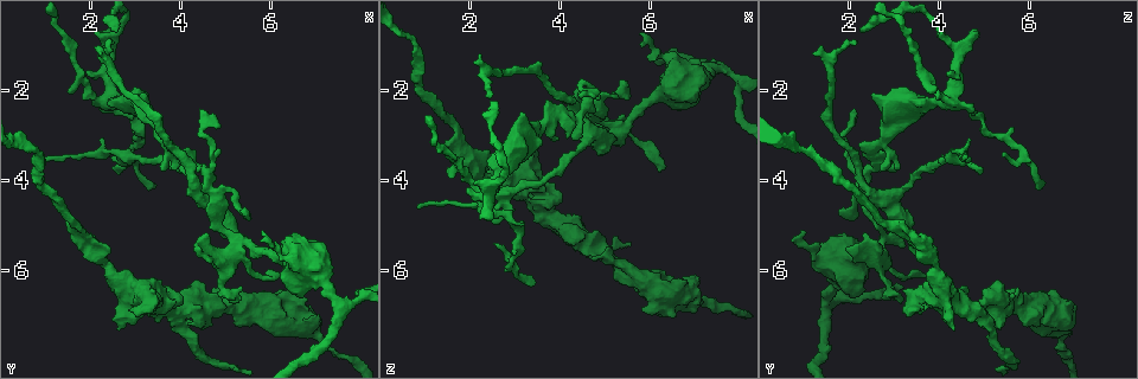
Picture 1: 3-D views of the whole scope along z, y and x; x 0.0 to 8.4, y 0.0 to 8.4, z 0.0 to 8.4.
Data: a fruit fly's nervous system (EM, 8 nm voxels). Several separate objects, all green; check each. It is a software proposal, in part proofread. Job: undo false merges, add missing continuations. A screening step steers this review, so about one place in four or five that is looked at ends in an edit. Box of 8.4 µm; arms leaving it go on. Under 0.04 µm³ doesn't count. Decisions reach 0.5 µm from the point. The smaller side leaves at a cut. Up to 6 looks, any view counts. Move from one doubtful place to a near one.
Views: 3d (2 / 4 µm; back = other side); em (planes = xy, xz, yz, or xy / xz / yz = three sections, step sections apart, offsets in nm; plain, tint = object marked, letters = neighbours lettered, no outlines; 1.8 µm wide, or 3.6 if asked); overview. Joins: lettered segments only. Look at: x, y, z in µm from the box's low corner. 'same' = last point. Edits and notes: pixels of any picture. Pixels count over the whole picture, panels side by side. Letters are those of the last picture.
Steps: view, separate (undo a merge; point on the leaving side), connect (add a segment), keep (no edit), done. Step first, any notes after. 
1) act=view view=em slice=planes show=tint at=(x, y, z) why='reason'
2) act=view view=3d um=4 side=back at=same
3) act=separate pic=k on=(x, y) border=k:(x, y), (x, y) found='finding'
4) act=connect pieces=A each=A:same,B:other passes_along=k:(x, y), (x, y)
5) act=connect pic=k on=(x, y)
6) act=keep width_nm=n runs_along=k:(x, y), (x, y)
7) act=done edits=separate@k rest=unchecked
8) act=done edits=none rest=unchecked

act=view view=3d um=4 at=(1.75, 5.00, 3.15) why='sudden change in width'

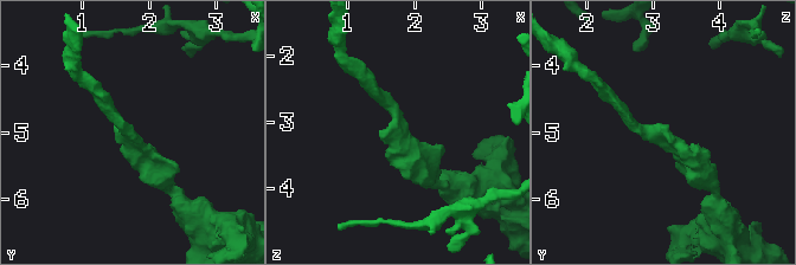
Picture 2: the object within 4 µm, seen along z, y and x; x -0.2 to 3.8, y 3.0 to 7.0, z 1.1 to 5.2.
act=view view=em slice=xz step=4 show=letters at=(1.80, 5.05, 3.15) arm_widths_nm=170,360 why='need the tissue'

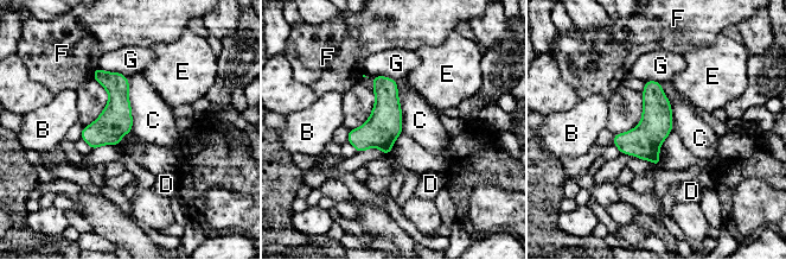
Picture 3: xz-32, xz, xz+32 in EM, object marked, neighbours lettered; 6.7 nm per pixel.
act=keep each=B:other,C:other,D:other,E:other,F:other,G:other border=3:(127, 77), (132, 132) found='one neuron here'

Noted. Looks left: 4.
act=view view=3d um=2 side=back at=(2.55, 3.90, 4.90) why='branch stops here'

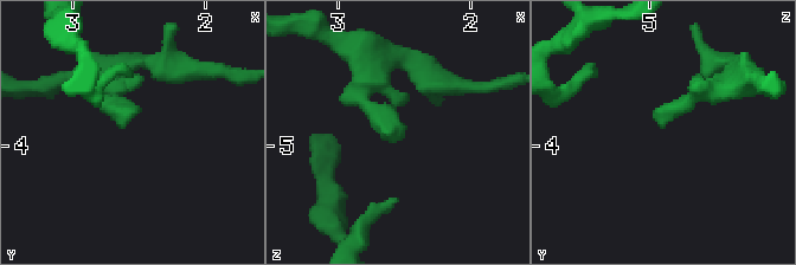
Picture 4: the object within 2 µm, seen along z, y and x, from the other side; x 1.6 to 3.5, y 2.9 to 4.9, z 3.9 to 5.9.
act=view view=em um=3.6 slice=planes show=letters at=(2.62, 3.88, 4.94)

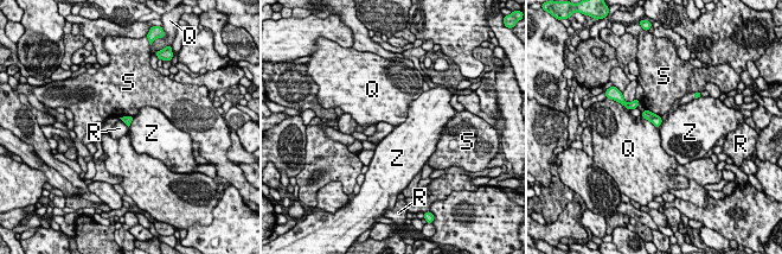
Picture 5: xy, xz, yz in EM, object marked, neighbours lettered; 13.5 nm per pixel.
act=keep width_nm=120 each=Q:other,R:other,S:other,Z:other border=5:(134, 116), (128, 127) found='none of them fits'

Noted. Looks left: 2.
act=view view=em slice=planes show=letters at=(7.05, 7.00, 6.15) why='thick end'

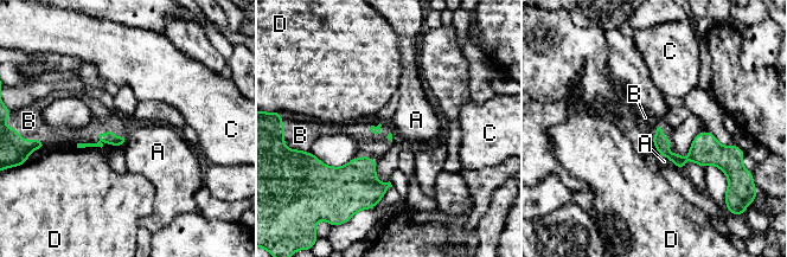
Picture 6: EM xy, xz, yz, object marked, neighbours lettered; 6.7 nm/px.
act=connect pieces=B each=A:other,B:same,C:other,D:other found='the neuron continues'

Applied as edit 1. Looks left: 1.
act=done edits=connect@6 rest=unchecked

